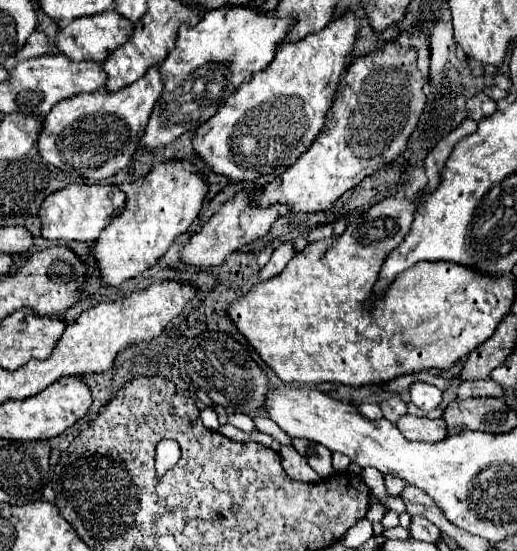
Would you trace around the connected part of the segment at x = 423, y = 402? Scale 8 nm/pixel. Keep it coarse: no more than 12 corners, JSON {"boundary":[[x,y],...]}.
{"boundary":[[430,383],[410,385],[410,401],[422,411],[440,405],[442,391]]}

